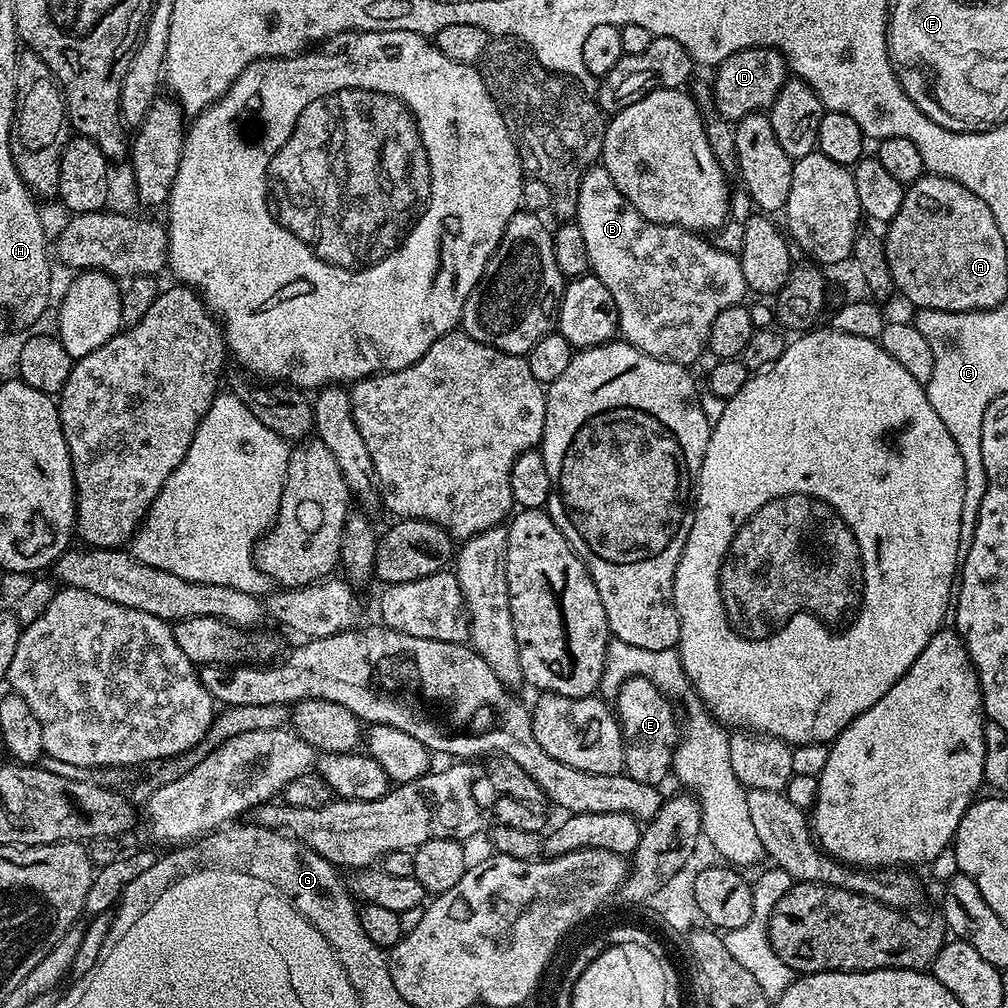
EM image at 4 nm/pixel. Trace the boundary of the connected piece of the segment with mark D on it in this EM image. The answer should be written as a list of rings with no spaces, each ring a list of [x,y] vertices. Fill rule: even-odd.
[[[744,48],[715,65],[714,72],[716,77],[712,80],[712,96],[716,99],[721,118],[729,122],[768,110],[790,76],[788,61],[774,48]]]

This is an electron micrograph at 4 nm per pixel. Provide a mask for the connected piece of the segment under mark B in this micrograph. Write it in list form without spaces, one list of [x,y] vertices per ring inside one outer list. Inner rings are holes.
[[[593,166],[581,175],[580,189],[576,195],[576,215],[574,217],[574,223],[582,230],[582,238],[586,241],[588,267],[591,275],[600,279],[602,286],[606,286],[606,290],[610,290],[610,294],[614,298],[614,306],[618,306],[619,335],[627,343],[633,344],[638,350],[642,350],[654,358],[669,360],[675,364],[692,366],[692,363],[700,355],[705,355],[708,347],[710,326],[714,326],[714,318],[718,318],[718,314],[722,314],[722,310],[726,310],[735,304],[740,304],[743,301],[743,296],[746,296],[739,256],[731,256],[722,250],[718,250],[713,246],[711,239],[705,238],[703,235],[695,232],[690,232],[686,228],[679,228],[673,224],[655,224],[646,218],[642,218],[642,214],[638,214],[638,210],[634,210],[634,206],[630,206],[628,199],[621,194],[618,186],[614,186],[610,174],[602,166]]]

